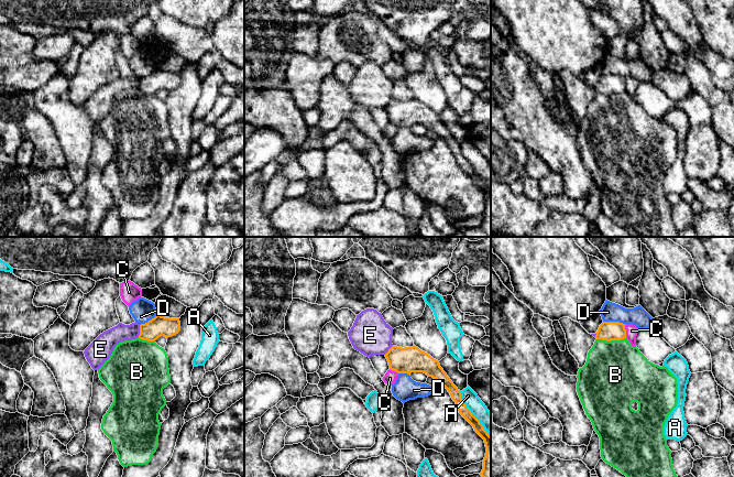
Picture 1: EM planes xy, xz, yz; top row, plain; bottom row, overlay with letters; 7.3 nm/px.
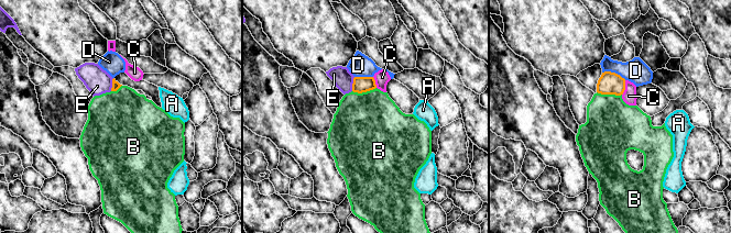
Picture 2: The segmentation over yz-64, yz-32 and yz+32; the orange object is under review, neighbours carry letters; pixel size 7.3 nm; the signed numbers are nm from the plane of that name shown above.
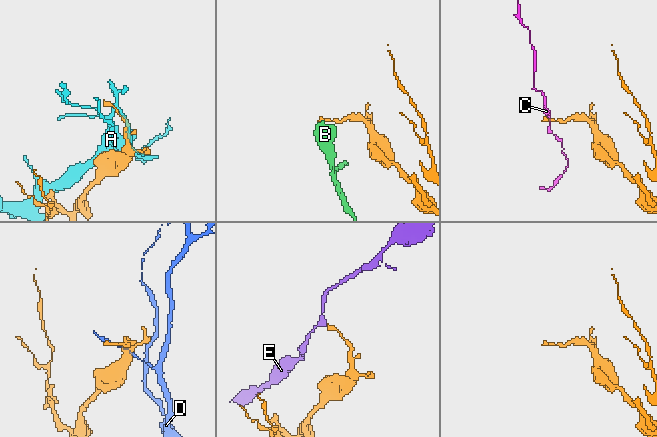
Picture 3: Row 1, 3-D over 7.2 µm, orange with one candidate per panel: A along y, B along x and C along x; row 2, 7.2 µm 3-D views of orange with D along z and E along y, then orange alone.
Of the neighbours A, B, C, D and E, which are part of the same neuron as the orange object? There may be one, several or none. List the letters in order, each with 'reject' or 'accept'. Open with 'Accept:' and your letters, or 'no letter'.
Accept: no letter
A: reject
B: reject
C: reject
D: reject
E: reject

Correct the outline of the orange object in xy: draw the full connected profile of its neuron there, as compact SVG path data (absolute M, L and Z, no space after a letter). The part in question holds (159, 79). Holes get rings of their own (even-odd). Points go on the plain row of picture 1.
M156 68L147 76L140 78L139 91L147 95L155 95L161 89L166 91L175 89L179 84L179 72L169 72Z

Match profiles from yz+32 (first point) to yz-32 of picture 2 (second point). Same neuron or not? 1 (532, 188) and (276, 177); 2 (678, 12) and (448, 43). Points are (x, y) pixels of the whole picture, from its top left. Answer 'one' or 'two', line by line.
1: one
2: one

